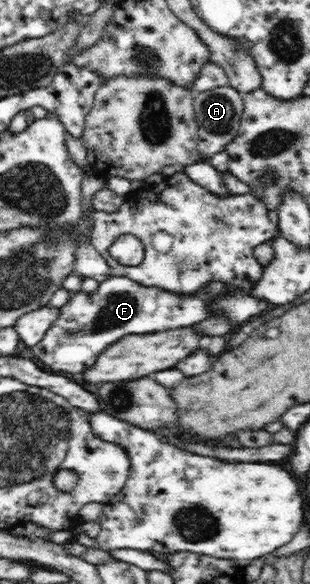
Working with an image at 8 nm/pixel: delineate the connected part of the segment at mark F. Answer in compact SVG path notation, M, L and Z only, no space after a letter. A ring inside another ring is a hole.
M112 276L100 281L92 292L84 292L84 290L70 292L68 301L59 308L59 314L44 337L41 337L41 340L30 348L30 351L48 369L60 371L60 374L70 373L72 377L74 373L83 373L84 369L88 369L88 365L92 365L92 361L96 361L96 353L100 353L100 349L106 349L120 337L142 336L170 329L191 327L195 323L200 323L209 315L209 309L207 309L209 303L219 298L220 293L224 293L224 284L221 284L220 281L208 285L208 288L200 289L196 293L190 293L190 296L182 296L178 293L164 292L160 288L143 286L127 277Z

